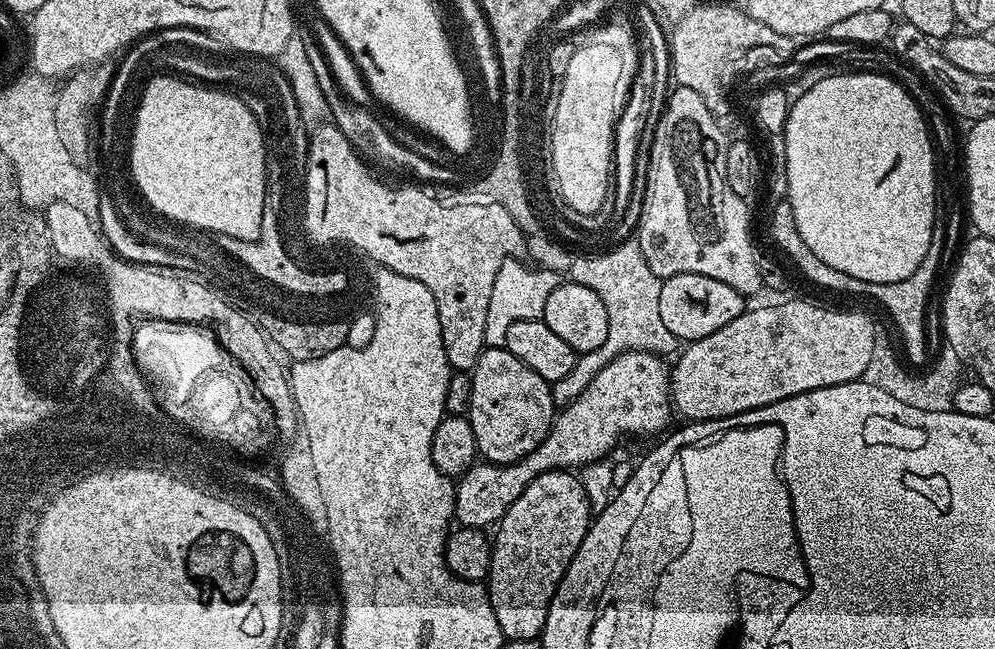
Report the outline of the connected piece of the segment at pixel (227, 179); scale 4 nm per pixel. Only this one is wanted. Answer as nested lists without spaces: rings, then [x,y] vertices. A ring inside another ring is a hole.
[[[157,80],[156,85],[149,88],[149,99],[140,112],[140,129],[136,131],[134,140],[134,180],[140,183],[142,191],[148,192],[150,204],[159,212],[171,214],[180,222],[204,224],[208,228],[219,228],[223,233],[229,231],[234,234],[254,234],[256,213],[260,205],[260,156],[266,151],[266,135],[260,128],[254,113],[243,103],[239,95],[219,92],[216,86],[201,86],[192,82],[189,88],[173,86],[172,80]]]

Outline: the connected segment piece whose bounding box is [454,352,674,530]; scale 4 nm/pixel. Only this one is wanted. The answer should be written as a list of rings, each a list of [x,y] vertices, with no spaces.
[[[623,352],[594,374],[590,386],[586,386],[578,398],[559,409],[548,436],[529,456],[512,464],[473,464],[456,484],[455,523],[466,528],[491,529],[500,523],[506,510],[514,506],[518,494],[522,494],[538,474],[579,470],[585,464],[605,459],[623,436],[659,437],[674,417],[672,377],[669,365],[664,363],[652,352]]]

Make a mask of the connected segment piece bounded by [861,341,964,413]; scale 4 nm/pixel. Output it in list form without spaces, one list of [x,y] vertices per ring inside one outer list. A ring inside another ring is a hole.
[[[947,341],[941,345],[936,366],[924,376],[916,376],[903,364],[896,352],[888,348],[874,348],[873,353],[870,354],[869,365],[864,369],[861,379],[867,385],[875,386],[878,390],[893,395],[898,402],[903,402],[916,410],[926,413],[949,412],[952,409],[952,396],[961,381],[960,374],[963,374],[964,367],[954,346]]]

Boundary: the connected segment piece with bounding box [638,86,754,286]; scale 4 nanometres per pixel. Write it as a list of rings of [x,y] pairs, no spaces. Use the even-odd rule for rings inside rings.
[[[679,86],[671,89],[670,95],[666,100],[666,107],[662,115],[660,115],[660,121],[656,124],[656,129],[652,135],[652,145],[650,146],[650,166],[648,167],[648,173],[646,174],[646,198],[642,202],[642,218],[640,219],[640,227],[638,229],[638,239],[640,242],[640,249],[642,250],[642,258],[646,258],[646,266],[650,266],[650,270],[654,270],[654,274],[659,276],[661,281],[669,280],[674,274],[706,274],[706,278],[718,278],[718,282],[726,282],[726,286],[730,286],[728,280],[732,280],[732,246],[748,246],[748,243],[754,239],[754,233],[752,233],[752,220],[748,217],[748,211],[750,210],[750,204],[747,199],[744,199],[741,204],[734,204],[732,208],[732,198],[730,194],[724,194],[724,187],[727,186],[727,180],[724,177],[726,174],[726,154],[727,148],[730,143],[729,137],[724,137],[724,132],[720,129],[721,121],[717,117],[712,115],[710,110],[706,110],[706,102],[702,102],[702,98],[698,98],[698,94],[694,94],[694,90],[689,88],[681,88]],[[688,190],[698,190],[698,196],[702,200],[702,204],[708,204],[710,212],[714,214],[714,232],[712,238],[716,242],[718,238],[718,246],[714,244],[714,250],[702,250],[702,260],[698,260],[698,244],[692,242],[692,236],[690,236],[690,228],[688,228],[688,220],[686,220],[686,192]]]

